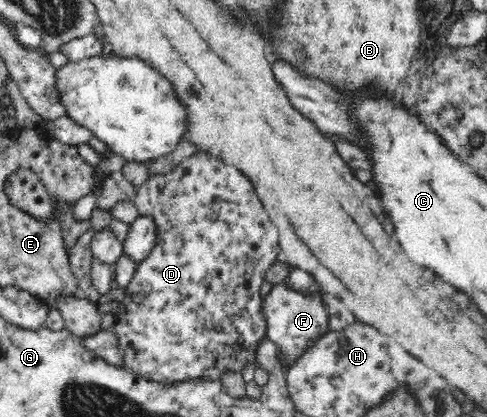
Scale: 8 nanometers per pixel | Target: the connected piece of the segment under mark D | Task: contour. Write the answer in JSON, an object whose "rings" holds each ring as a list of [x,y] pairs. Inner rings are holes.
{"rings":[[[197,149],[192,155],[180,159],[174,167],[164,173],[149,174],[142,183],[136,185],[133,203],[140,216],[150,216],[154,220],[154,245],[150,255],[146,256],[134,270],[130,283],[125,287],[126,297],[115,304],[112,310],[114,323],[110,327],[118,340],[118,350],[124,368],[135,371],[139,376],[151,382],[175,384],[176,382],[220,382],[224,374],[230,372],[242,374],[245,367],[260,368],[259,349],[269,339],[267,336],[268,320],[265,314],[265,297],[262,297],[262,285],[266,281],[266,271],[280,255],[280,237],[278,227],[272,217],[266,213],[264,202],[260,200],[255,185],[238,166],[226,163],[220,155],[212,155],[205,149]]]}

